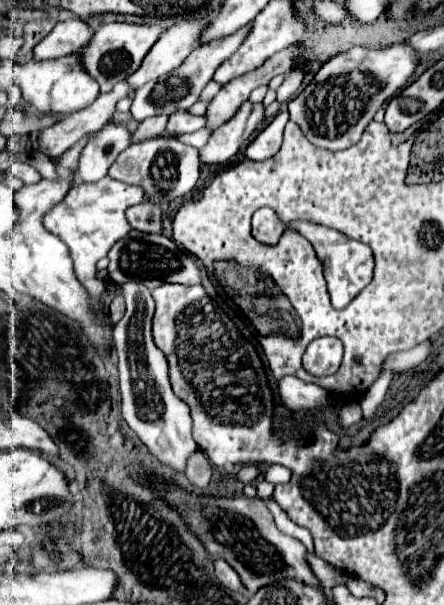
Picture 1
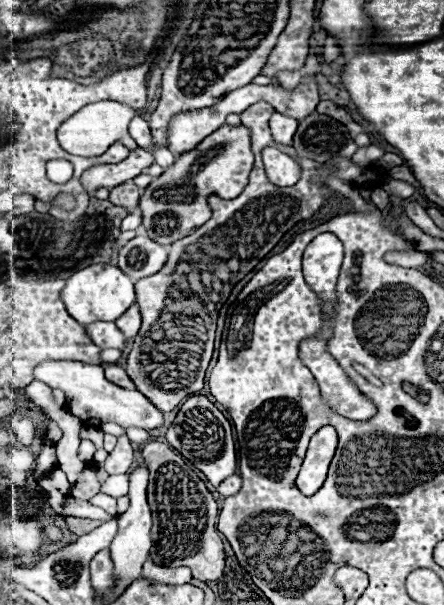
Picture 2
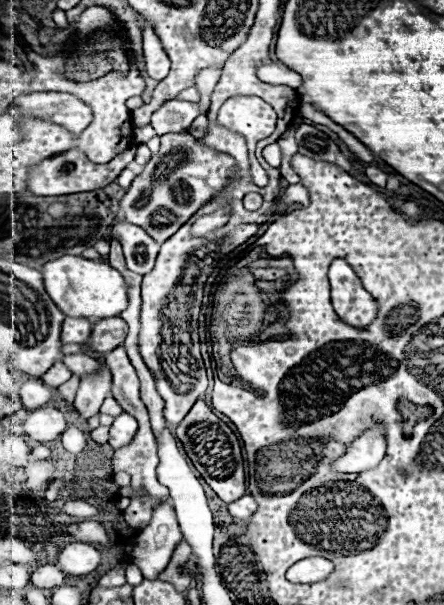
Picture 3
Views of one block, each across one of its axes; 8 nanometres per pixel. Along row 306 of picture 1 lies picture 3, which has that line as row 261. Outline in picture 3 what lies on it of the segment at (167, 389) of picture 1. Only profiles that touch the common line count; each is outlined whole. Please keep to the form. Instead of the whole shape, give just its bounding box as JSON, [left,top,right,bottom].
[112,222,160,276]

